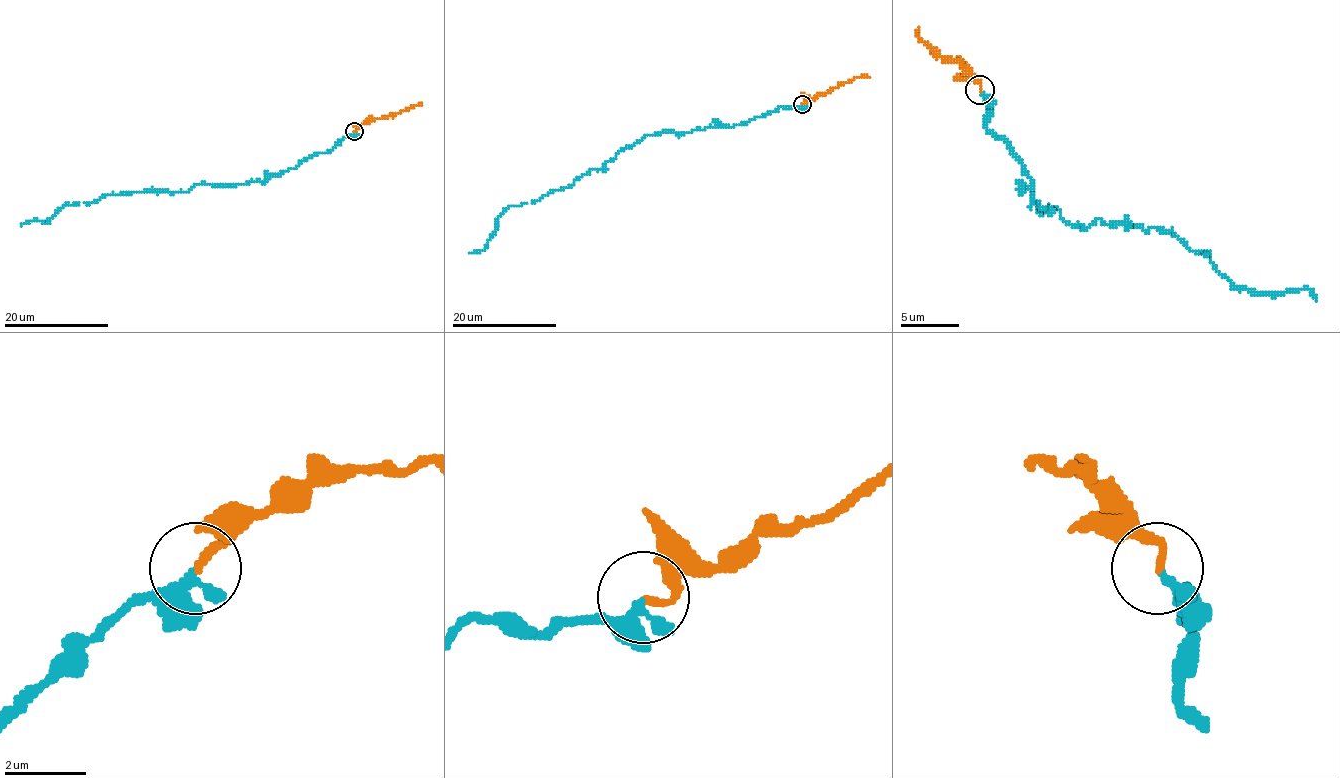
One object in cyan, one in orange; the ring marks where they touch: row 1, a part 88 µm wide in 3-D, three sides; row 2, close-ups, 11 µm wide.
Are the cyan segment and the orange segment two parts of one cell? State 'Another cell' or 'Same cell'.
Another cell

